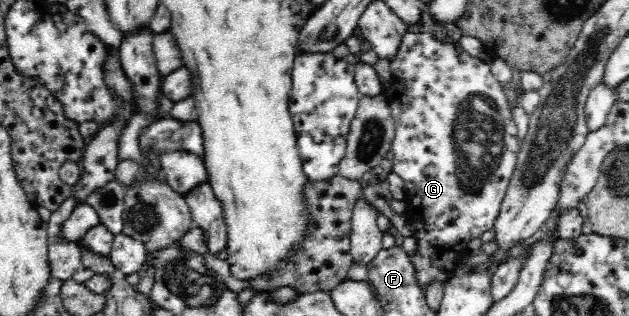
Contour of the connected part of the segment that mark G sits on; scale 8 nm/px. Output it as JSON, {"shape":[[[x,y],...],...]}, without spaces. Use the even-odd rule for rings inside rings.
{"shape":[[[407,32],[397,57],[391,61],[391,73],[390,86],[395,88],[397,99],[388,103],[394,119],[395,135],[386,158],[393,162],[392,172],[404,181],[407,212],[414,233],[418,236],[415,240],[417,249],[409,254],[409,260],[415,268],[417,284],[427,295],[427,288],[433,282],[439,282],[444,287],[444,283],[453,276],[464,276],[482,268],[481,265],[467,264],[460,255],[468,253],[468,242],[494,229],[516,169],[519,151],[517,126],[513,122],[504,87],[491,74],[488,61],[471,57],[458,42],[443,43],[429,33]],[[429,247],[434,248],[435,254],[427,255]]]}

